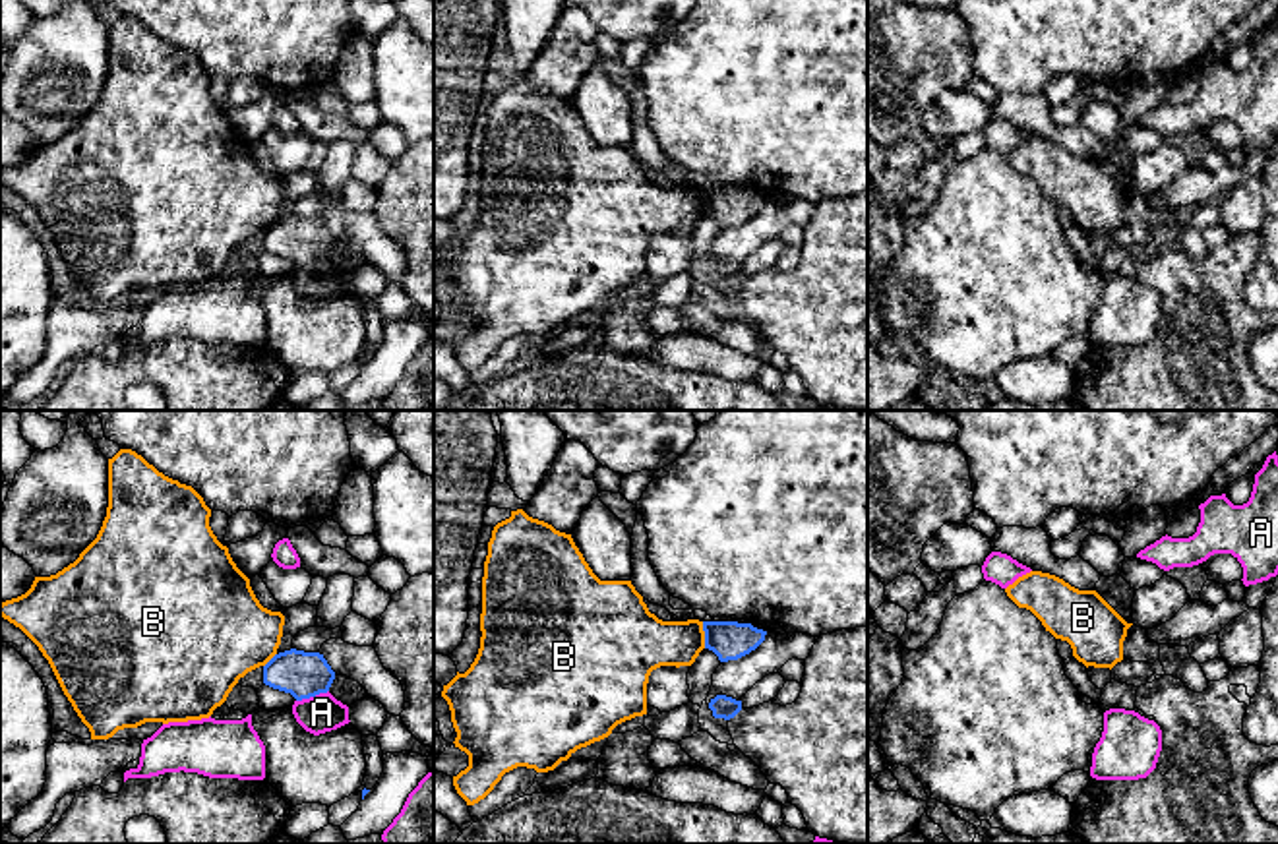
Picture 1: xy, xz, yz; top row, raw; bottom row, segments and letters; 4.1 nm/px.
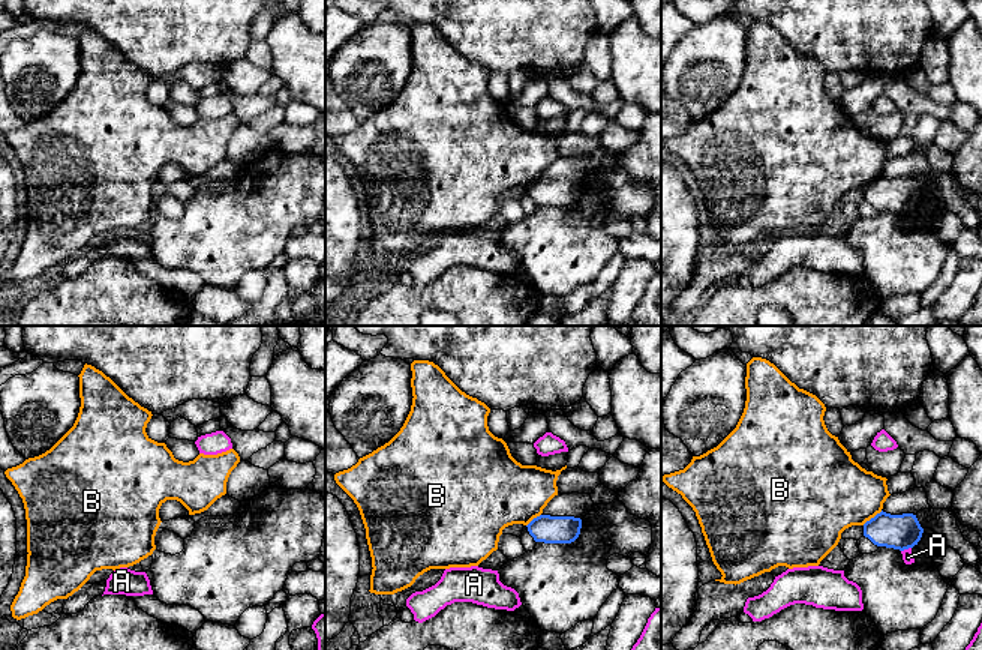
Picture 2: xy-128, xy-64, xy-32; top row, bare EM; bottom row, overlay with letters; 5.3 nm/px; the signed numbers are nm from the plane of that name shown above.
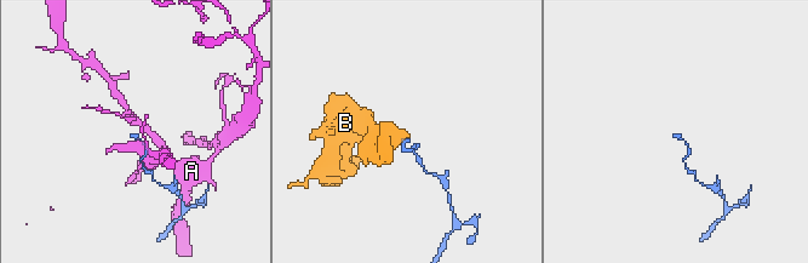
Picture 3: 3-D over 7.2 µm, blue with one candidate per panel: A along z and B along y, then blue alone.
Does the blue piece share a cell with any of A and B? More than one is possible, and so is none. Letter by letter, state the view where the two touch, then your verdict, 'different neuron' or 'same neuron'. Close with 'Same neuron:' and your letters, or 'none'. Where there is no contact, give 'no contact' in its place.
A: contact in xy; different neuron
B: contact in xz; different neuron
Same neuron: none

